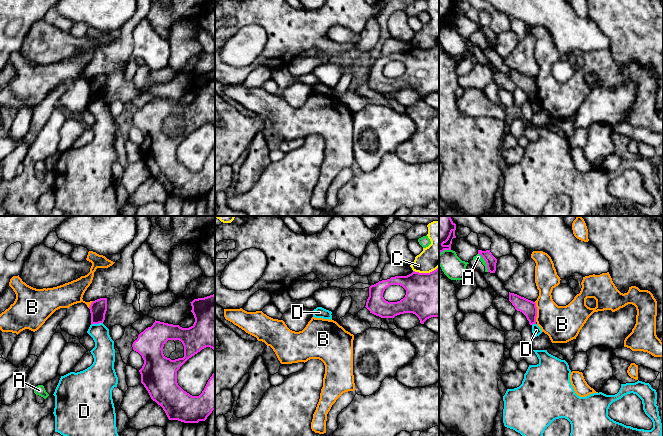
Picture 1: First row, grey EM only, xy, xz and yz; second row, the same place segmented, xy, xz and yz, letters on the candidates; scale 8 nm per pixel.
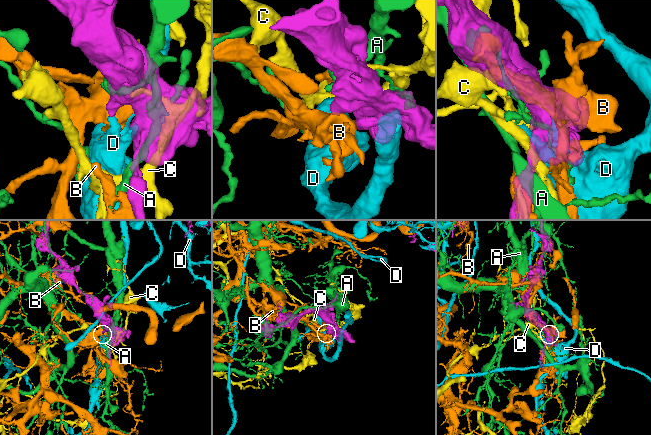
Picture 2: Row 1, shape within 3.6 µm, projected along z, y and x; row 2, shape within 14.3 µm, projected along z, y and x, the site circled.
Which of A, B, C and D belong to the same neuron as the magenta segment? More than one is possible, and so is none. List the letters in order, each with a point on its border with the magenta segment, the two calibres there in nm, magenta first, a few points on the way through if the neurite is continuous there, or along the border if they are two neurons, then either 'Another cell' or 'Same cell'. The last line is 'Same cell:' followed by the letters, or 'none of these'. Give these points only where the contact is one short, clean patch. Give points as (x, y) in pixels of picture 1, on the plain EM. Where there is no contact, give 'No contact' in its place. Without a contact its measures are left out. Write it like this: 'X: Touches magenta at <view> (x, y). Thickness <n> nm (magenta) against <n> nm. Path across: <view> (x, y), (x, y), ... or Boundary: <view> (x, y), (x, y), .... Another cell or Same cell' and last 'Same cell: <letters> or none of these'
A: Touches magenta at yz (486, 38). Thickness 90 nm (magenta) against 50 nm. Another cell
B: Touches magenta at yz (536, 88). Thickness 120 nm (magenta) against 300 nm. Another cell
C: Touches magenta at xz (425, 49). Thickness 360 nm (magenta) against 200 nm. Another cell
D: Touches magenta at xy (96, 99). Thickness 140 nm (magenta) against 180 nm. Boundary: xy (102, 98), (91, 100). Another cell
Same cell: none of these

